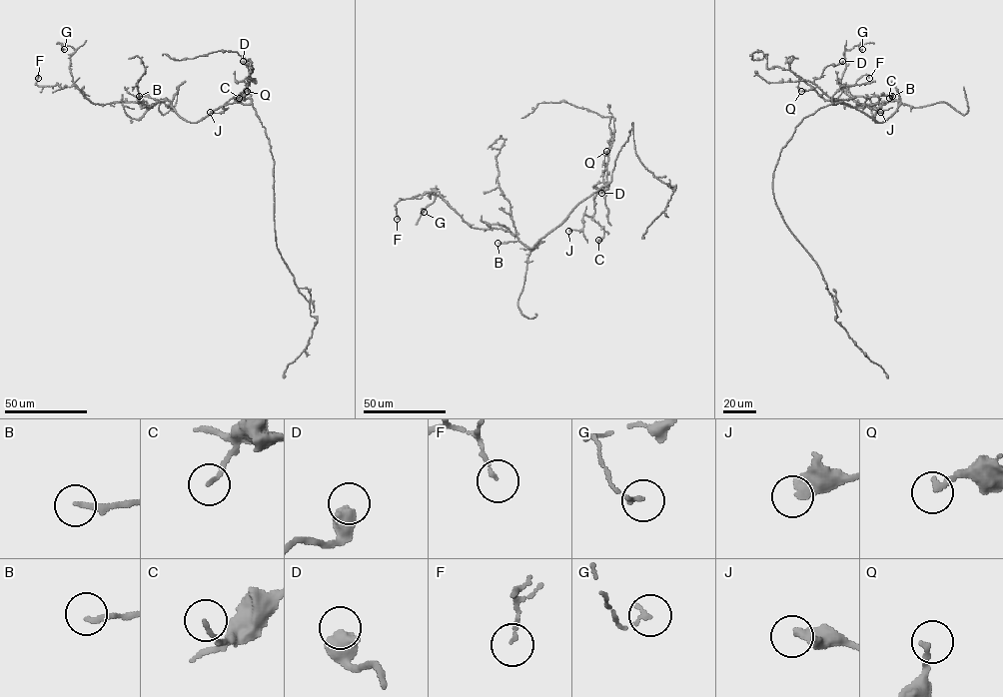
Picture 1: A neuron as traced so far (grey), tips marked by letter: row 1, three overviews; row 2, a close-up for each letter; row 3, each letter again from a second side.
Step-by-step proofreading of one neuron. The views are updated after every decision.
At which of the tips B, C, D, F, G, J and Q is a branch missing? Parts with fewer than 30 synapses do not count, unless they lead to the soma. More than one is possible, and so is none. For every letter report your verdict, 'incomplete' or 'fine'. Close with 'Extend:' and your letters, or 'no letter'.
B: fine
C: fine
D: fine
F: fine
G: fine
J: fine
Q: fine
Extend: no letter

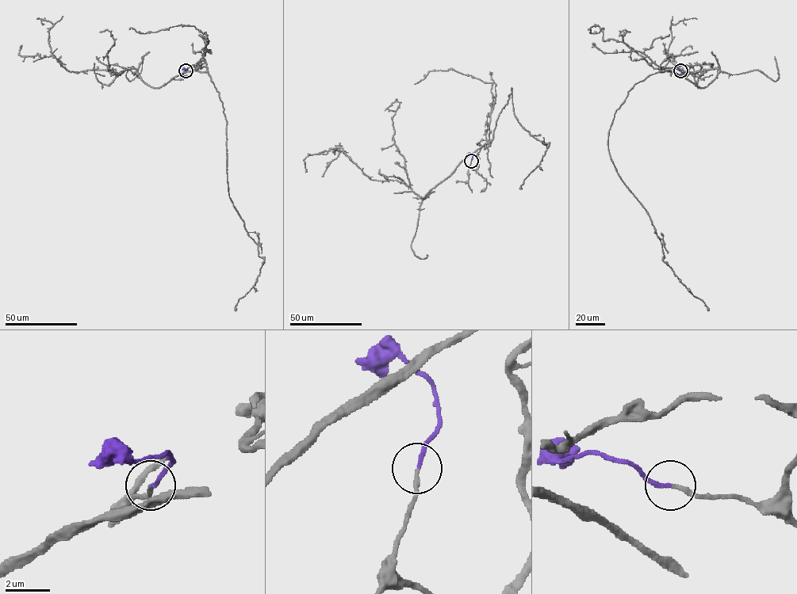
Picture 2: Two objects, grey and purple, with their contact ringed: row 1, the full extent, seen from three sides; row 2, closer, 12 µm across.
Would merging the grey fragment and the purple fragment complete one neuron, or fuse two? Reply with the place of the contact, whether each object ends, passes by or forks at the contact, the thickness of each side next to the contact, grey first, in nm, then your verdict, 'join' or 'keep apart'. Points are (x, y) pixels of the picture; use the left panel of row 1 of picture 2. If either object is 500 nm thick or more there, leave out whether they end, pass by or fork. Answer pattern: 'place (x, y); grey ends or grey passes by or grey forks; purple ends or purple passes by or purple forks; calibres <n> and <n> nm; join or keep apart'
place (185, 70); grey ends; purple ends; calibres 170 and 160 nm; join

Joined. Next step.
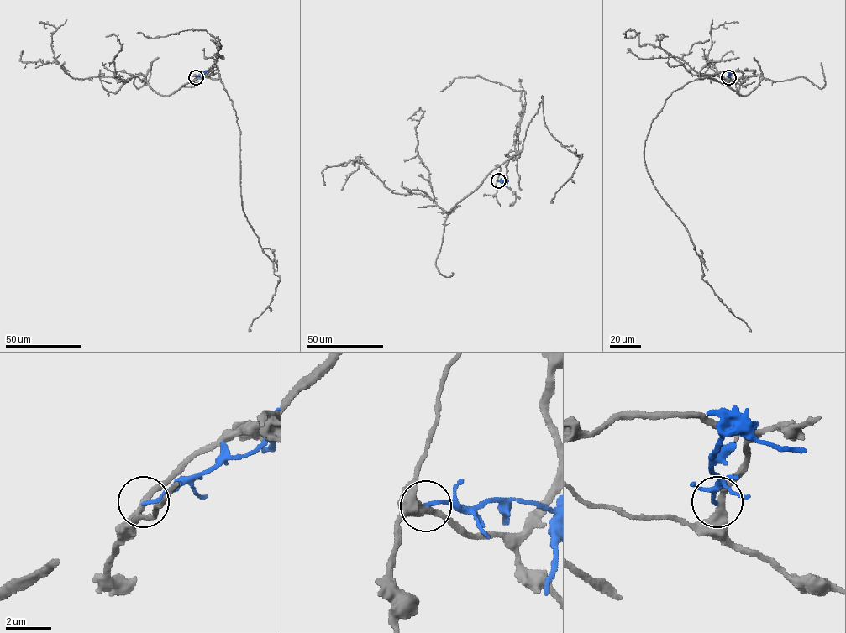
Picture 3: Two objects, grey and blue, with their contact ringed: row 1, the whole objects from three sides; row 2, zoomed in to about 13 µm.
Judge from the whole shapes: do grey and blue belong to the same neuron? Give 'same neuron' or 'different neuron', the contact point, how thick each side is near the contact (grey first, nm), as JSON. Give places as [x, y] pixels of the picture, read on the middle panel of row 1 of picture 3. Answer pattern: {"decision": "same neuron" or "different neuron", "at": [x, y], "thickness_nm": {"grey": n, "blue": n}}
{"decision": "different neuron", "at": [498, 180], "thickness_nm": {"grey": 320, "blue": 160}}

